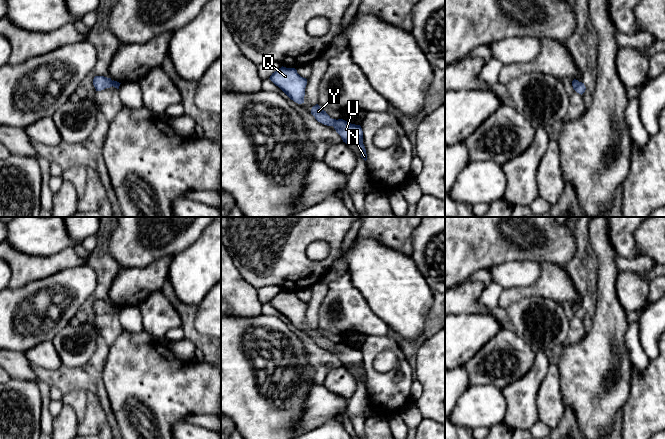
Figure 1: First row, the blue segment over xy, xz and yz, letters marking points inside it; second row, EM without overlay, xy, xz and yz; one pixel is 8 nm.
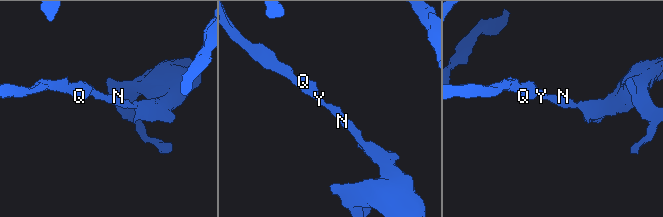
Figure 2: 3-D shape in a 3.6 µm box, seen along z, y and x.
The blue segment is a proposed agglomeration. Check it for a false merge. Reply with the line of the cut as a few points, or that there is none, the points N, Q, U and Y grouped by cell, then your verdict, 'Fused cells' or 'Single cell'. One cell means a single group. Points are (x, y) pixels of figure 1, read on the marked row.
No split. Groups: N Q U Y. Single cell

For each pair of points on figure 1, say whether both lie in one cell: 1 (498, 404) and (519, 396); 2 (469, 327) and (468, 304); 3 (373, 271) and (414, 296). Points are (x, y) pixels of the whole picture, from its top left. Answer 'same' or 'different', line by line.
1: different
2: different
3: same

